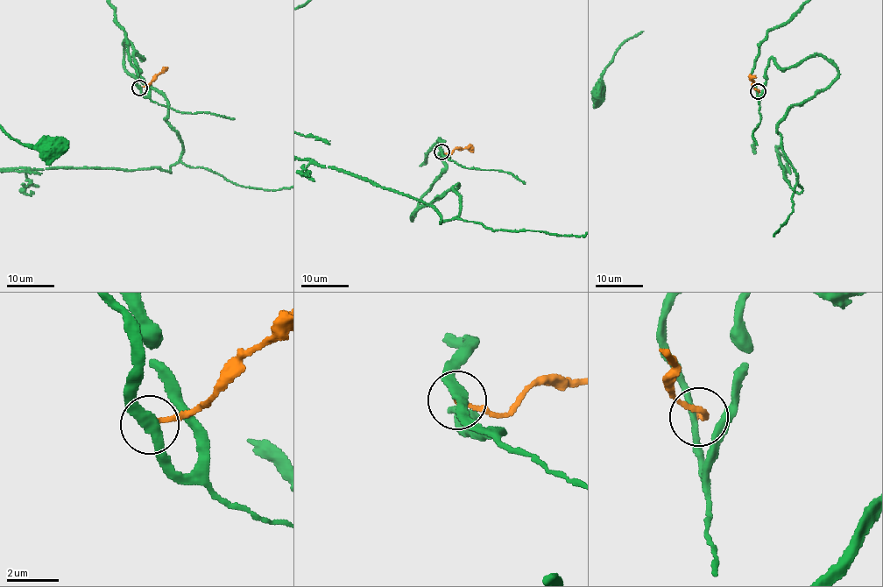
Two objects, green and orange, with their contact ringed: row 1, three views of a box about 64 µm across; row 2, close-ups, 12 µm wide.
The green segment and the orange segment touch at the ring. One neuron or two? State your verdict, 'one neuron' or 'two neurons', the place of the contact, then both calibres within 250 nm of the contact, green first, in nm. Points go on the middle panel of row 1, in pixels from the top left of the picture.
two neurons; at (441, 152); 320 nm thick on the green side, 200 nm on the other

